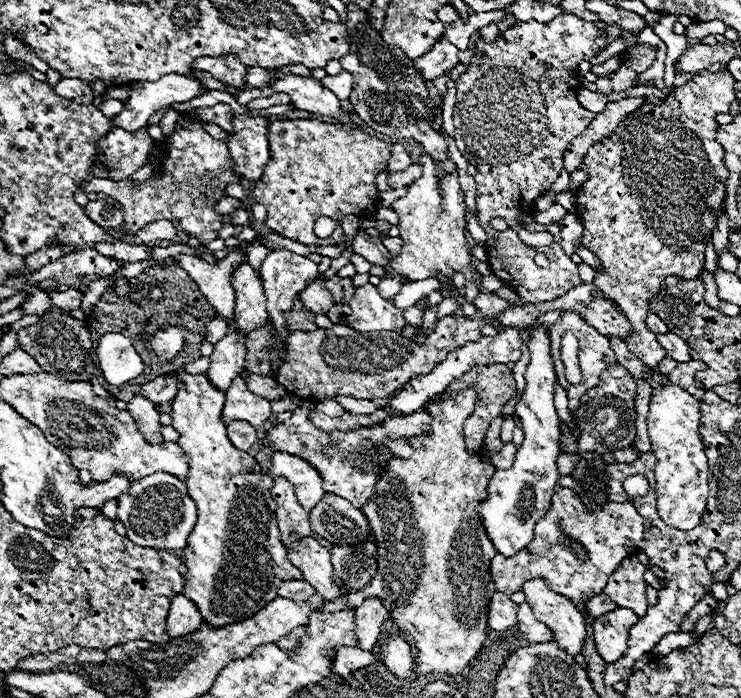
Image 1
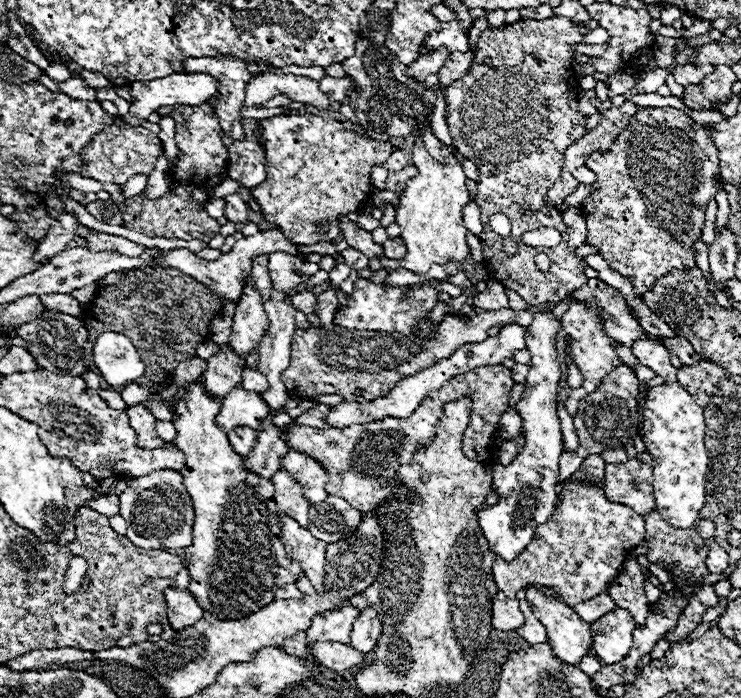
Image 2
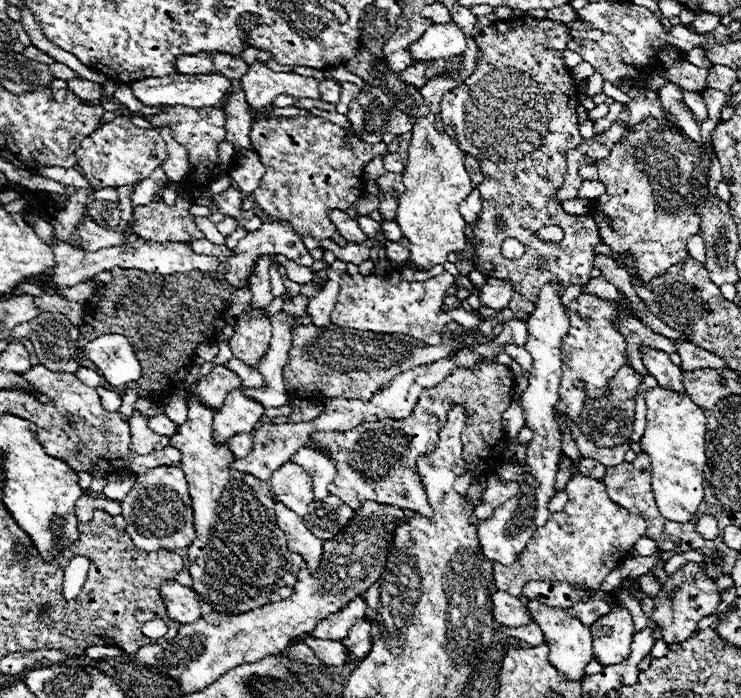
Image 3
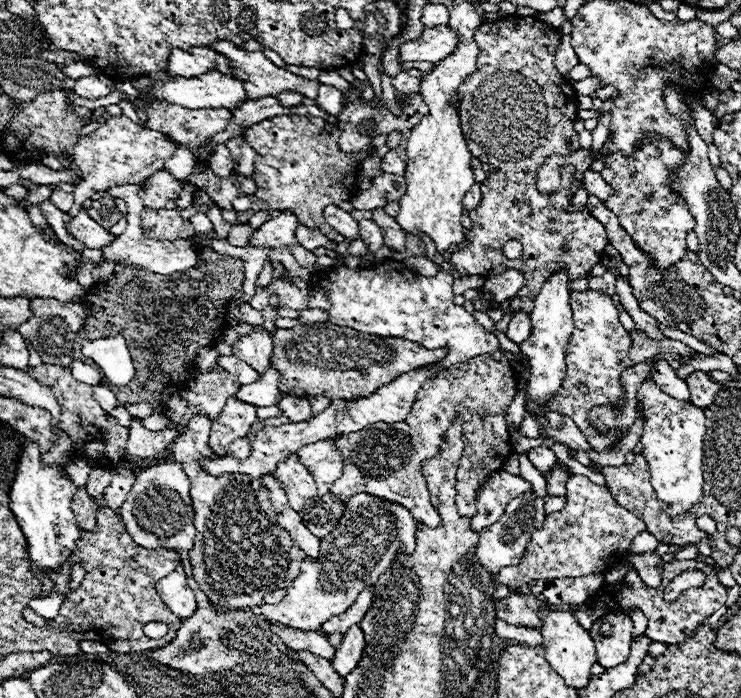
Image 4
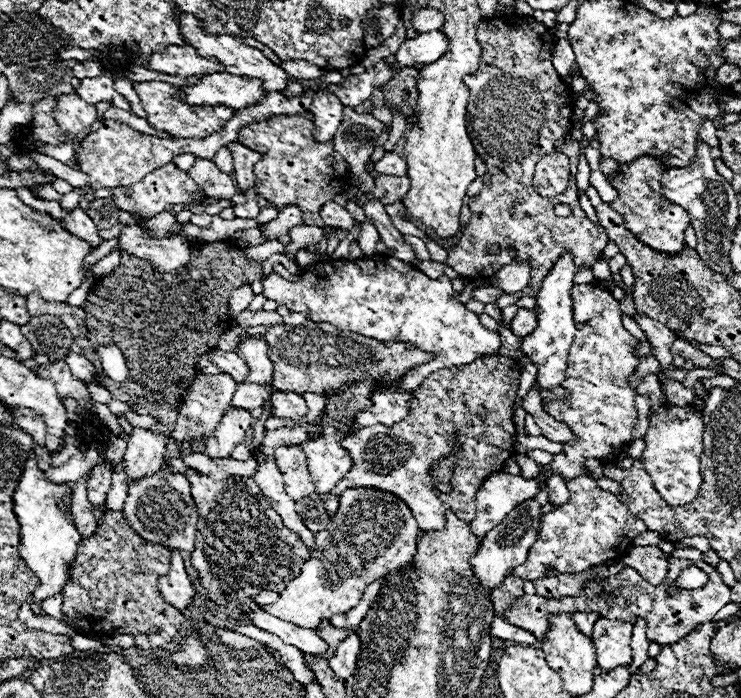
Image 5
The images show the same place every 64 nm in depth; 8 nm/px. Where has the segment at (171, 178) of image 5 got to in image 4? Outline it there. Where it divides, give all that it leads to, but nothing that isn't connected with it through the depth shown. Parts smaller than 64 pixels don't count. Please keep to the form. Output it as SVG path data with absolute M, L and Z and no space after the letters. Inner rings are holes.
M162 168L160 172L154 172L144 180L144 186L140 188L138 194L146 208L158 210L158 208L164 208L168 200L178 200L186 184L188 180L178 180L166 168Z

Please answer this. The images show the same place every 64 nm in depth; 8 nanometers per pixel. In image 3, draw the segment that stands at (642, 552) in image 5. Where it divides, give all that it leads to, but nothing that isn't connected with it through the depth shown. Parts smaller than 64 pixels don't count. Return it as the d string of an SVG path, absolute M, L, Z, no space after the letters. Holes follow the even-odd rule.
M642 574L638 576L638 580L640 580L640 588L648 592L648 596L656 596L656 592L660 592L660 582L656 582L652 574Z

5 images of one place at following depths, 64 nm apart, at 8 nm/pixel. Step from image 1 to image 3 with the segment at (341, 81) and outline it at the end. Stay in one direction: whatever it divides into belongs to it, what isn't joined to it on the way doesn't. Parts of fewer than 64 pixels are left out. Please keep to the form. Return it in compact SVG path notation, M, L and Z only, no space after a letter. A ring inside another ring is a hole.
M322 80L320 82L320 98L324 102L332 102L336 104L340 100L340 86L336 82L330 82L330 80Z

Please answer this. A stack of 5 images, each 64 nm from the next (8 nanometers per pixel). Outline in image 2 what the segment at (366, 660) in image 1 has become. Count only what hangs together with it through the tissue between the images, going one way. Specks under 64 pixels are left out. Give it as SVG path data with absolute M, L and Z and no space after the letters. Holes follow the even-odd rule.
M314 642L312 652L320 664L330 668L332 672L342 672L354 668L364 662L364 654L356 652L354 648L340 644L340 642Z

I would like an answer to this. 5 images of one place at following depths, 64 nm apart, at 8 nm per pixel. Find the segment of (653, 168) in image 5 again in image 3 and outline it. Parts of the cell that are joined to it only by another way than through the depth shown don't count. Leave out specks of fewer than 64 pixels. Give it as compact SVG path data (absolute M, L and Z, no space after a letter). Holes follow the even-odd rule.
M646 120L644 124L638 124L626 140L618 142L610 150L608 158L596 160L594 164L598 166L600 182L606 186L606 194L596 198L596 208L608 212L608 216L614 220L614 224L608 226L600 216L596 216L596 208L590 210L590 216L600 224L600 236L604 236L604 244L608 244L620 256L624 250L632 252L632 256L636 256L636 268L642 280L652 280L664 274L670 266L680 264L688 256L688 238L700 230L700 218L696 208L692 208L692 196L698 194L696 180L704 180L704 176L708 176L710 150L704 148L704 156L700 156L696 144L688 140L686 134L666 132L656 120Z

